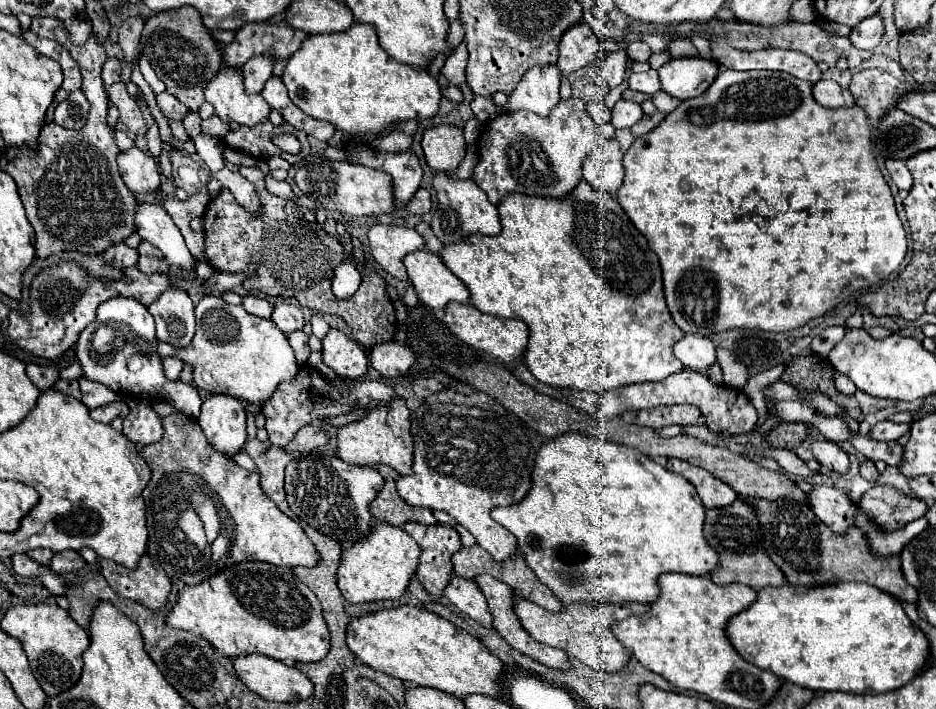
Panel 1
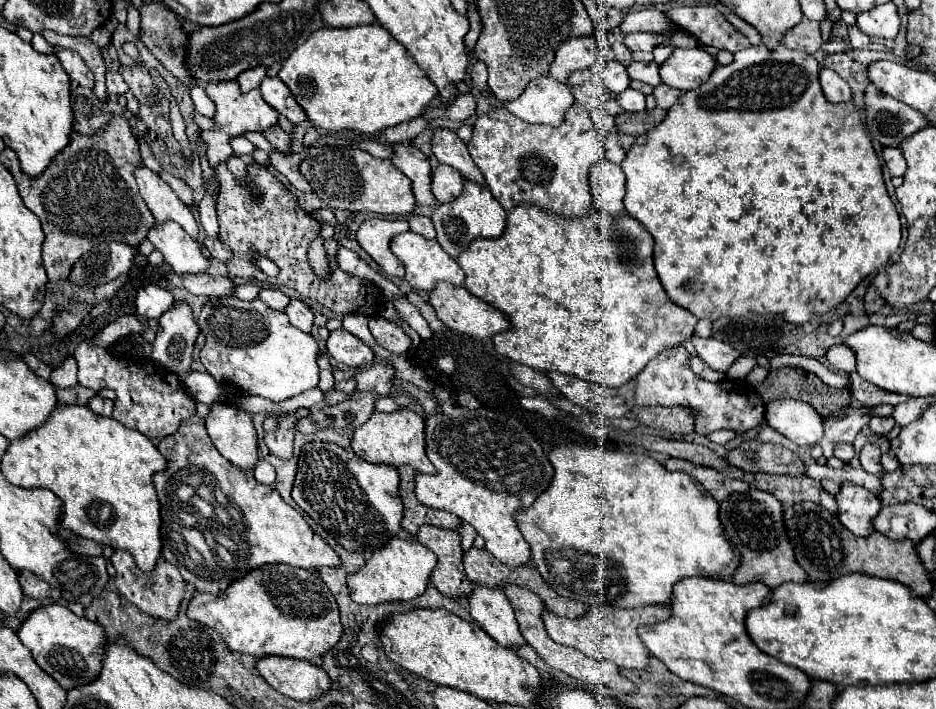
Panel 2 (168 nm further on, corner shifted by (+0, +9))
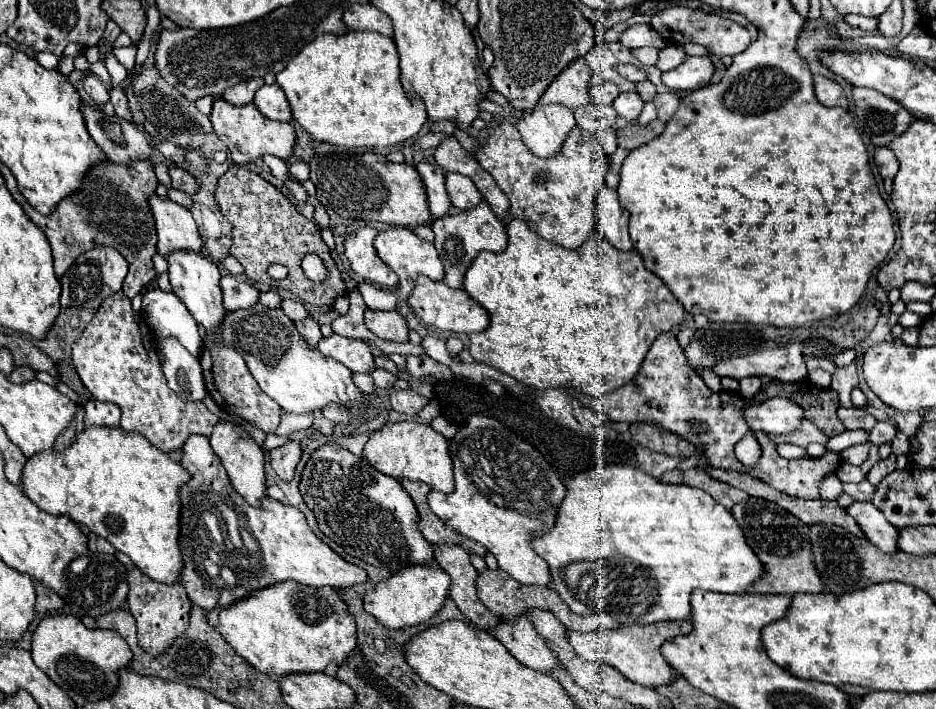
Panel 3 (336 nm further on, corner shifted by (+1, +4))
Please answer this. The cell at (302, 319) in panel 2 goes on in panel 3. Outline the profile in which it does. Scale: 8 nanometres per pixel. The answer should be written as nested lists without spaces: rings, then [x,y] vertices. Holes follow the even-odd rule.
[[[306,317],[304,321],[296,321],[296,329],[300,331],[300,335],[308,341],[308,345],[316,345],[320,339],[322,339],[322,333],[320,333],[320,325],[314,321],[314,319],[310,319],[310,317]]]

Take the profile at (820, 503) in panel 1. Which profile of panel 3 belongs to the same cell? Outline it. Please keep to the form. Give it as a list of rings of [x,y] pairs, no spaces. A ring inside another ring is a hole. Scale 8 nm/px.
[[[854,501],[846,513],[850,513],[860,529],[864,531],[864,537],[876,545],[884,553],[894,553],[896,551],[896,539],[898,539],[898,529],[886,521],[886,517],[876,509],[870,501]]]

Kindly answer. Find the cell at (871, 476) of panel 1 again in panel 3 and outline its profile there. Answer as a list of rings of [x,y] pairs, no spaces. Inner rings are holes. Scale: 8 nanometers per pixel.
[[[890,455],[890,457],[886,457],[886,459],[880,459],[872,469],[870,469],[870,473],[866,475],[866,479],[872,483],[872,485],[878,485],[888,473],[892,473],[896,469],[896,457],[894,455]]]

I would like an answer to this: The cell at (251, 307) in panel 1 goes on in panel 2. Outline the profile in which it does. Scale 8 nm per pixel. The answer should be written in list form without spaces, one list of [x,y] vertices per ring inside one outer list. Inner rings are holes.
[[[263,288],[259,298],[265,300],[273,310],[283,310],[291,302],[289,296],[285,296],[281,290],[273,290],[273,288]]]

